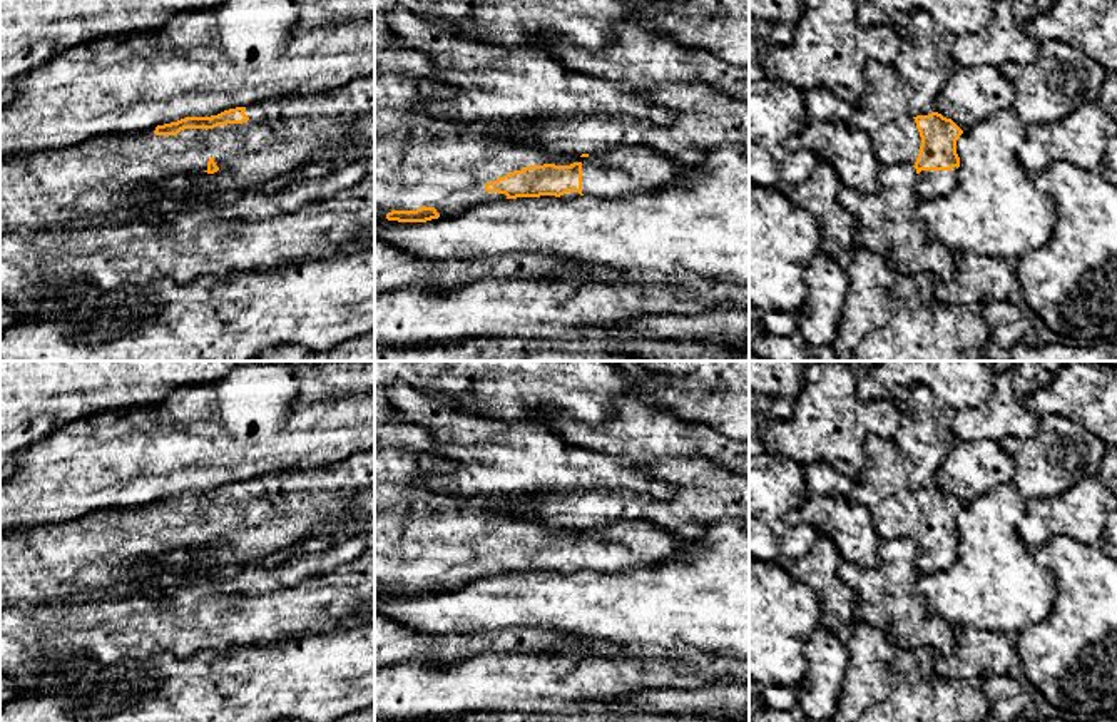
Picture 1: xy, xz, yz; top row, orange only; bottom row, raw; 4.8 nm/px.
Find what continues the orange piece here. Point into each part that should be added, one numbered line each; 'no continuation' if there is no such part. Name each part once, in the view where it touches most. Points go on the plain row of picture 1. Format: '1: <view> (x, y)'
1: xz (420, 533)

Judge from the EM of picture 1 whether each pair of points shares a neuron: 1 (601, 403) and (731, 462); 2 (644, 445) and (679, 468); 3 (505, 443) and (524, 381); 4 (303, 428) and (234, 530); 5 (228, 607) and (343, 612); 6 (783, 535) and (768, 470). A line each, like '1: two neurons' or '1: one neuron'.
1: two neurons
2: two neurons
3: two neurons
4: two neurons
5: one neuron
6: one neuron

